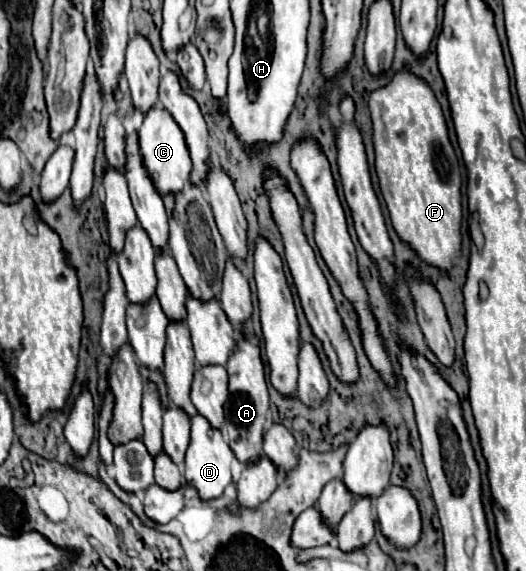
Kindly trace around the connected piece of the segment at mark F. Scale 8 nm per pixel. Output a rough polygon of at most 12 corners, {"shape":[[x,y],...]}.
{"shape":[[407,70],[369,98],[397,236],[449,272],[461,174],[433,90]]}

